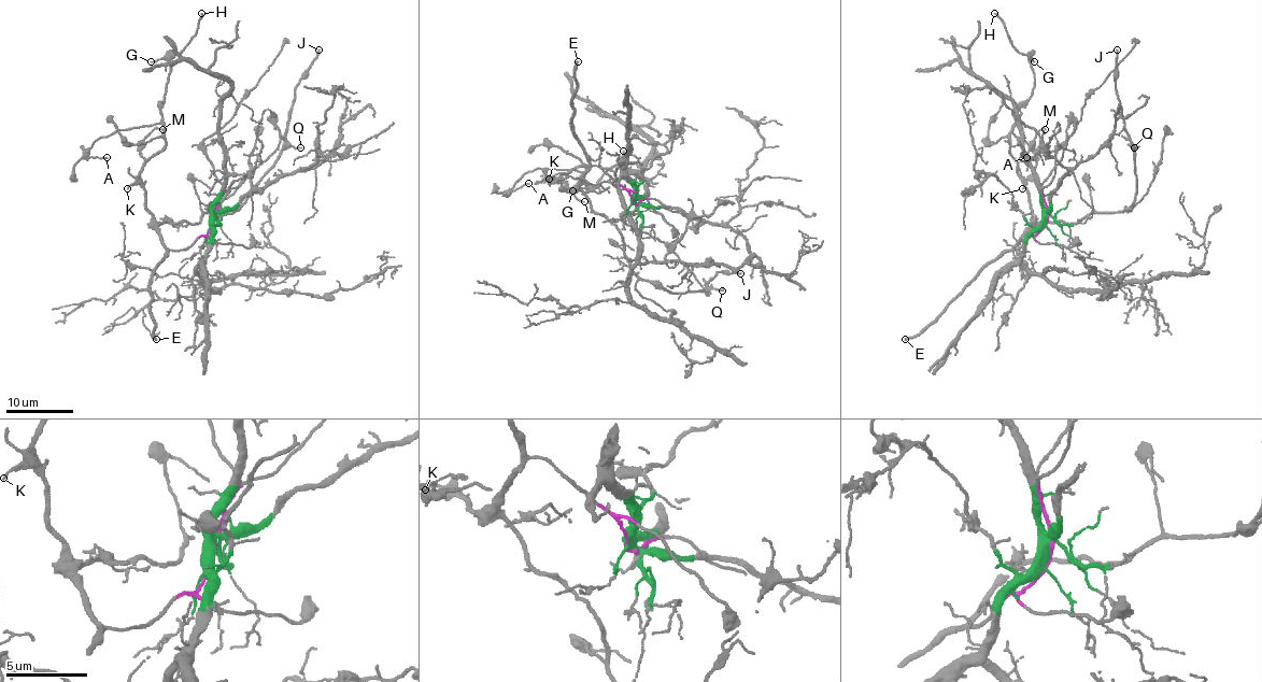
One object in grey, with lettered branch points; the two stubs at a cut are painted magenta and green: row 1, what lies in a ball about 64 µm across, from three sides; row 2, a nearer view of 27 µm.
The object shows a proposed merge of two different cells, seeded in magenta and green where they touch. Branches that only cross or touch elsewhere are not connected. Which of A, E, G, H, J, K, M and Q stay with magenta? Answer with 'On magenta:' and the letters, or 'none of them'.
On magenta: A, E, G, H, J, K, M, Q

